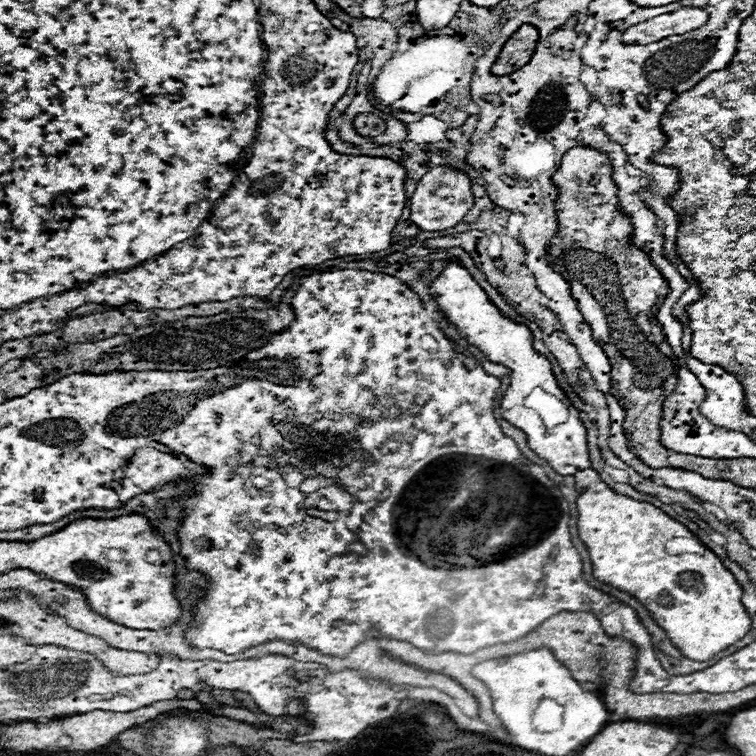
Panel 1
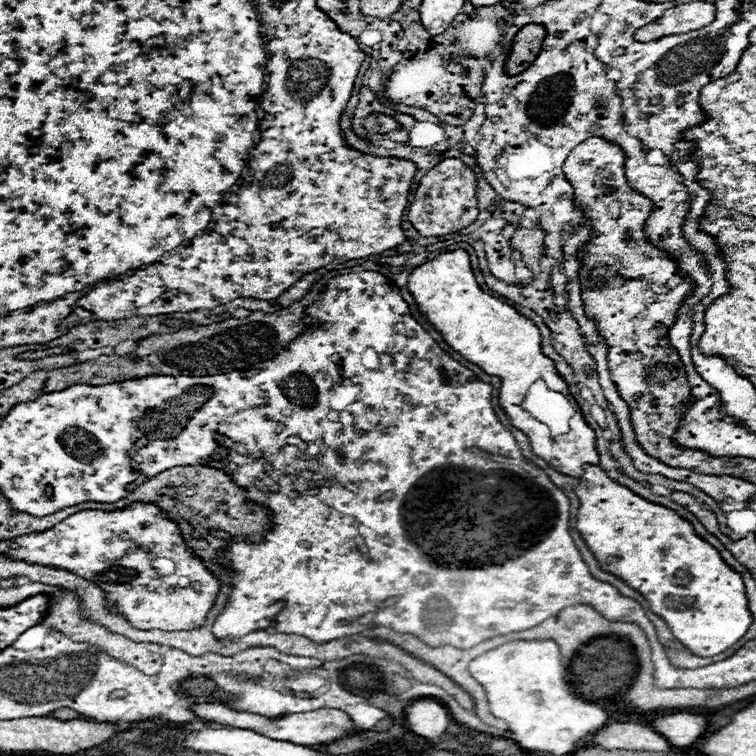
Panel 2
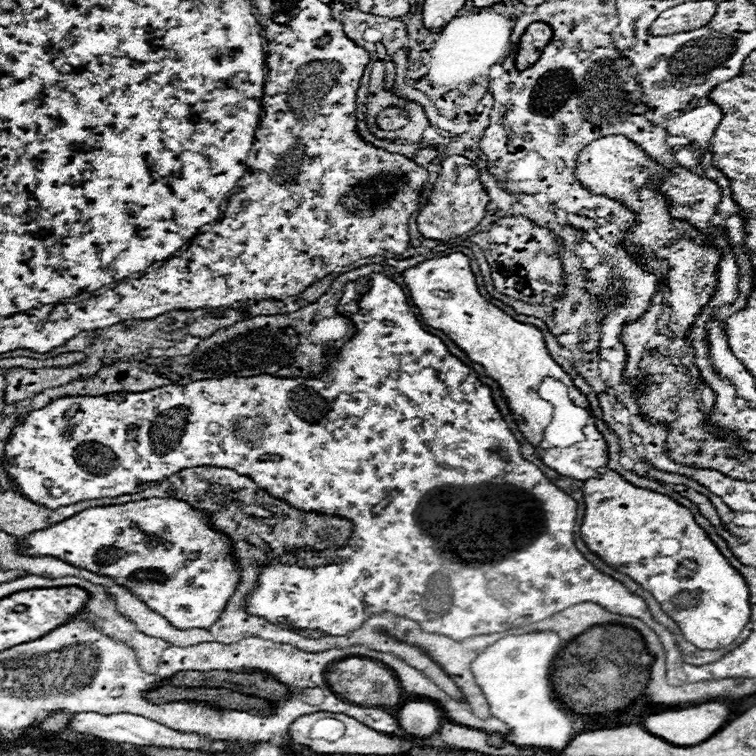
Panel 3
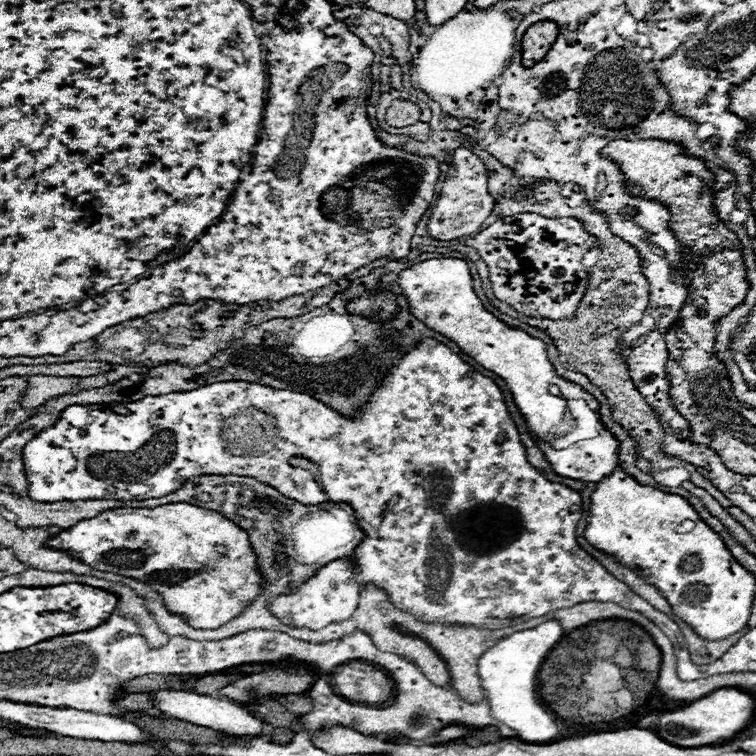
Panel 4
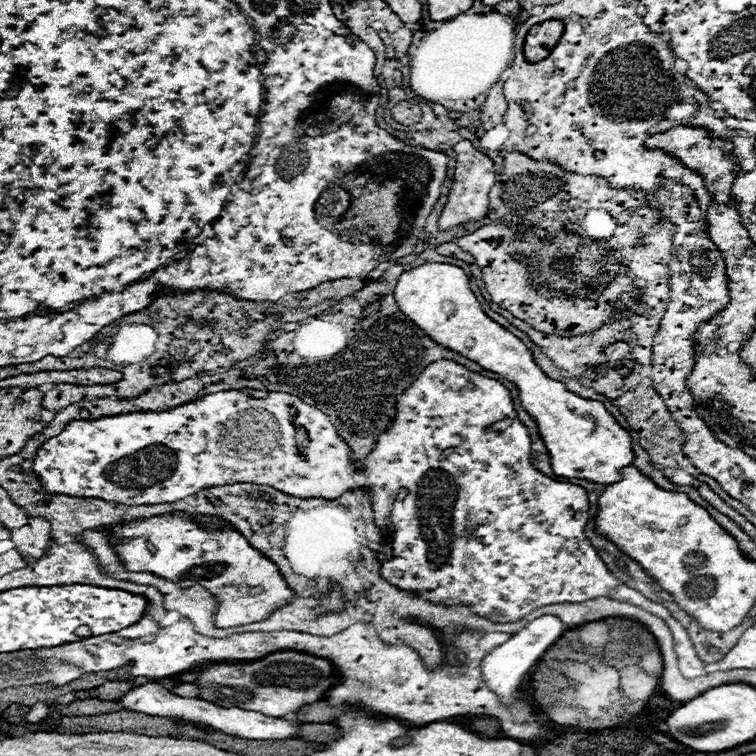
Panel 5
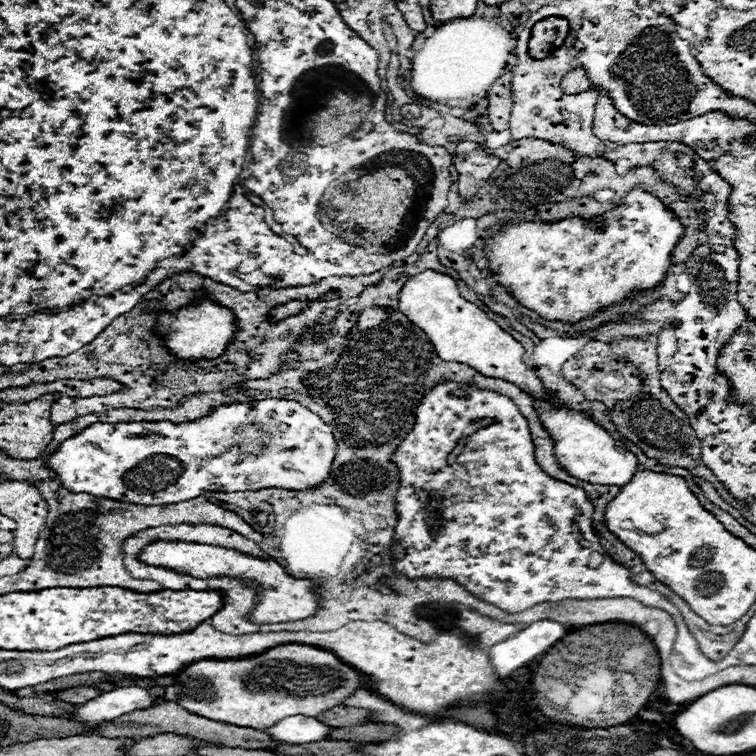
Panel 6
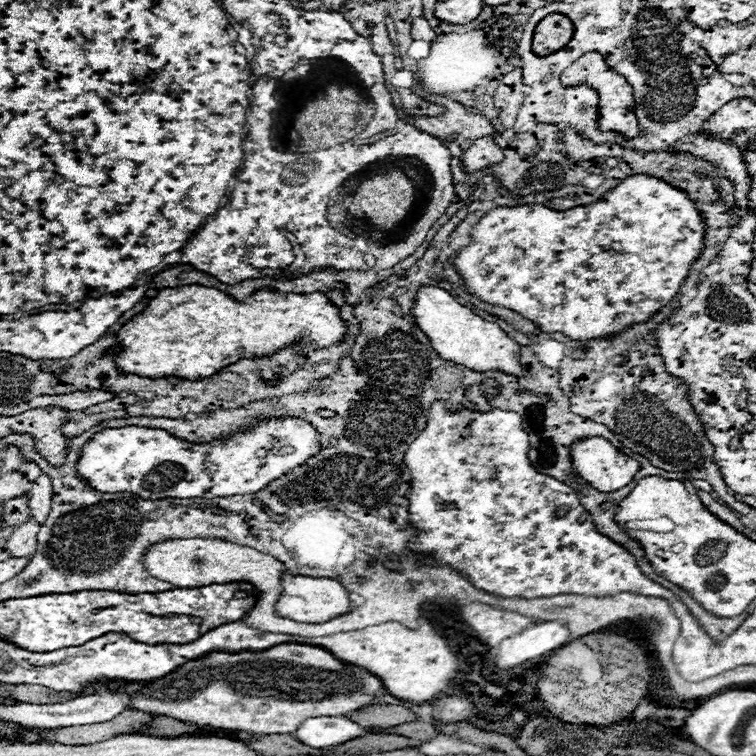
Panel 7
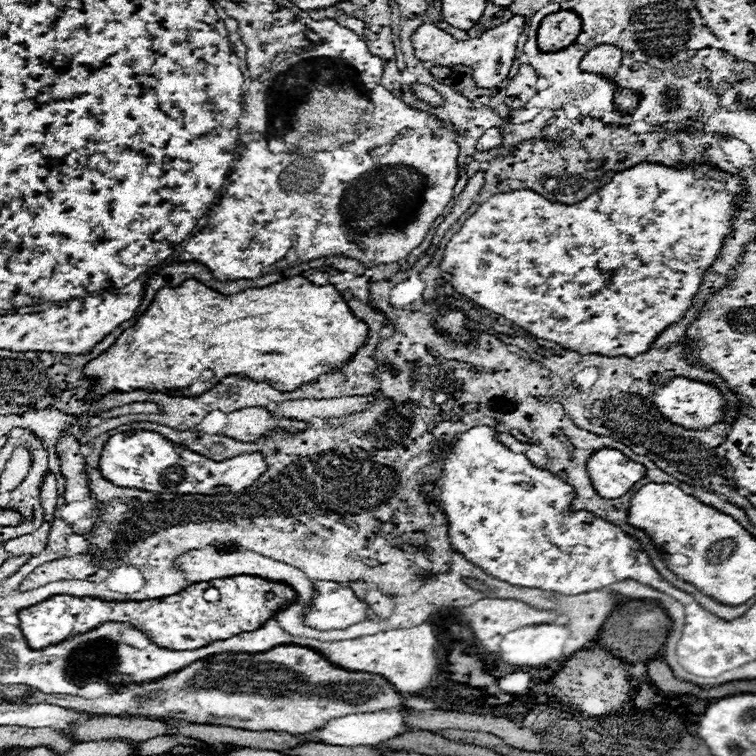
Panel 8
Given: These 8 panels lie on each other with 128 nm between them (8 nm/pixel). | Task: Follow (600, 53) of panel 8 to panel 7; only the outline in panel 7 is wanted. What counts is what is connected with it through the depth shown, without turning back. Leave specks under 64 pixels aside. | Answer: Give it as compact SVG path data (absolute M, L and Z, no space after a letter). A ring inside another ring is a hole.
M588 52L584 56L580 56L570 68L566 68L562 72L562 82L566 82L566 86L574 86L578 82L590 82L590 86L594 86L598 90L600 96L600 106L602 106L602 118L600 118L600 130L616 130L622 136L638 136L638 122L636 122L636 114L634 114L634 90L632 86L626 82L624 76L620 76L618 72L614 72L602 54L598 52Z

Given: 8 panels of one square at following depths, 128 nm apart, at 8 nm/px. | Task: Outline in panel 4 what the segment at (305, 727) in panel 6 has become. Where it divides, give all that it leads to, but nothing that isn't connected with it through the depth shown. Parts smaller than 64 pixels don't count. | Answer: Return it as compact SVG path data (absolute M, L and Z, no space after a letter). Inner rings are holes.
M156 690L156 692L152 692L152 704L170 718L186 720L190 724L212 728L212 730L218 730L224 734L256 736L256 734L262 734L262 730L264 730L264 720L256 718L246 708L236 706L222 698L212 698L212 696L204 696L204 694L196 694L196 692L186 692L186 690Z

